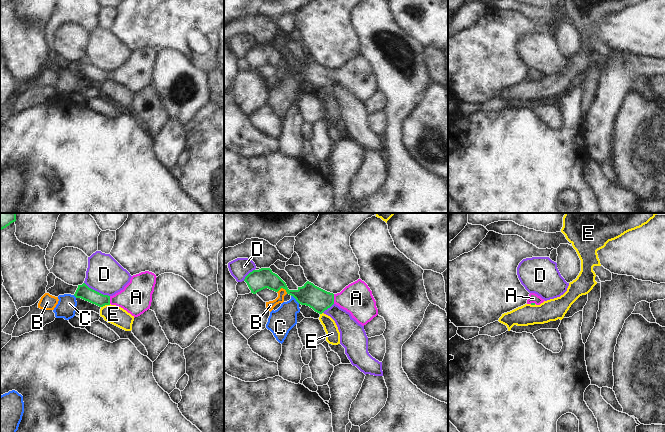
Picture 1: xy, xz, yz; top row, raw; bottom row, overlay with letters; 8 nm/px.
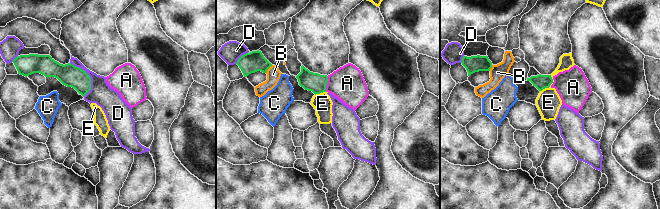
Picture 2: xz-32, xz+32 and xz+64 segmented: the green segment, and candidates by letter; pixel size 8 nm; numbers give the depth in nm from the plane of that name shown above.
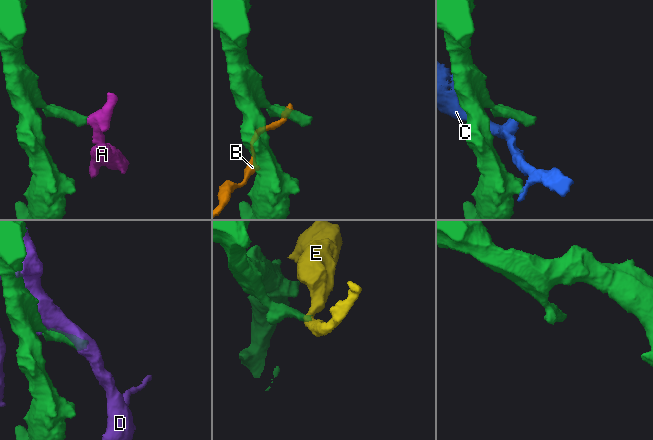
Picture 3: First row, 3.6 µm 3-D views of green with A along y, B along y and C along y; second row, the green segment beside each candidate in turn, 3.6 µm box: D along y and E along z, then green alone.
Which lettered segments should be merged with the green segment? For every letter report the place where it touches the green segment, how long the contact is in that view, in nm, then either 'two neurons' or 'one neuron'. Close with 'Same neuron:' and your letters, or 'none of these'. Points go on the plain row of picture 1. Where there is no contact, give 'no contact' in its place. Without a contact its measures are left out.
A: contact xz (333, 75); length 80 nm; one neuron
B: contact xz (283, 64); length 90 nm; two neurons
C: contact xz (295, 74); length 100 nm; two neurons
D: contact xy (96, 67); length 240 nm; two neurons
E: contact xy (105, 80); length 80 nm; two neurons
Same neuron: A

